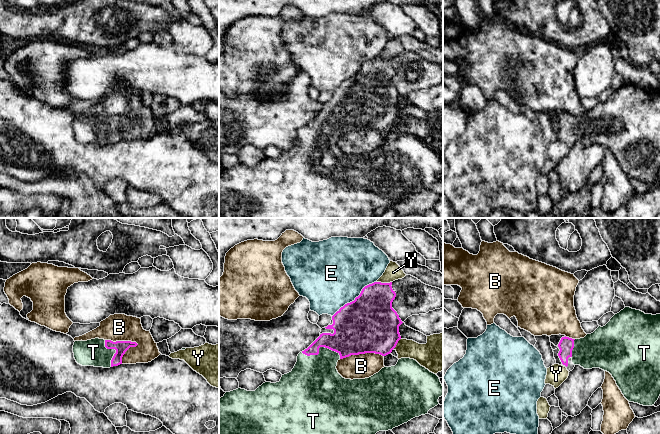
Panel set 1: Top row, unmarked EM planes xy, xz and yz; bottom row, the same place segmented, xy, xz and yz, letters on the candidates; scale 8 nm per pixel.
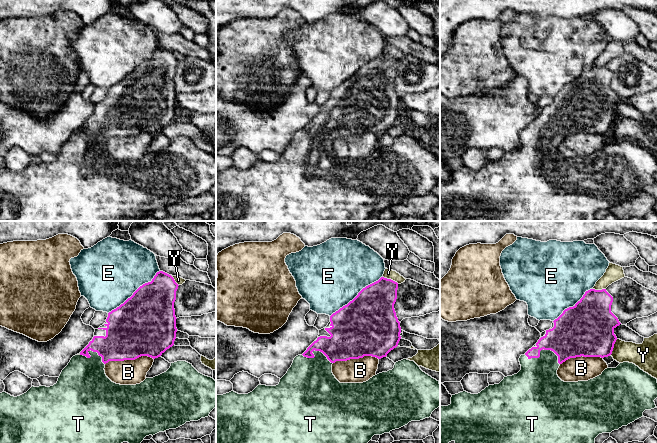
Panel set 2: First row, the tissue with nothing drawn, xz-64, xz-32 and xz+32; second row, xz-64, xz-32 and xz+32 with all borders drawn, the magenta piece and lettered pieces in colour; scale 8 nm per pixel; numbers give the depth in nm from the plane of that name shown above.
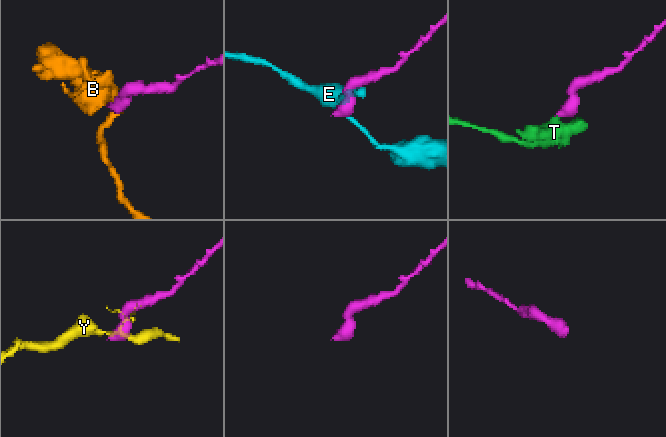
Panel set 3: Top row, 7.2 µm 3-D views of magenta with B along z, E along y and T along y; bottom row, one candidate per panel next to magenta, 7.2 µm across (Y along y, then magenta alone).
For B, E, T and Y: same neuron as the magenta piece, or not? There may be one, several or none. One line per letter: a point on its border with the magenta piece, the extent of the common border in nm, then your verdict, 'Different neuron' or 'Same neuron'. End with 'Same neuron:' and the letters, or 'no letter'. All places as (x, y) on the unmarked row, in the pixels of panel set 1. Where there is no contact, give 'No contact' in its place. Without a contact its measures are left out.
B: Touches magenta at xy (122, 117). Shared border 280 nm. Different neuron
E: Touches magenta at xz (355, 74). Shared border 460 nm. Different neuron
T: Touches magenta at xz (320, 122). Shared border 320 nm. Same neuron
Y: Touches magenta at xz (384, 59). Shared border 120 nm. Different neuron
Same neuron: T

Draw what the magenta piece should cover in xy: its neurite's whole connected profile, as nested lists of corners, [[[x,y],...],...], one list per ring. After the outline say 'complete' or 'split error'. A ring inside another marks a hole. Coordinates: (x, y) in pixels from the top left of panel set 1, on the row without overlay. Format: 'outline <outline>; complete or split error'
outline [[[91,115],[75,117],[73,129],[76,138],[82,142],[110,144],[122,140],[122,133],[130,123],[138,120],[131,117]]]; split error

